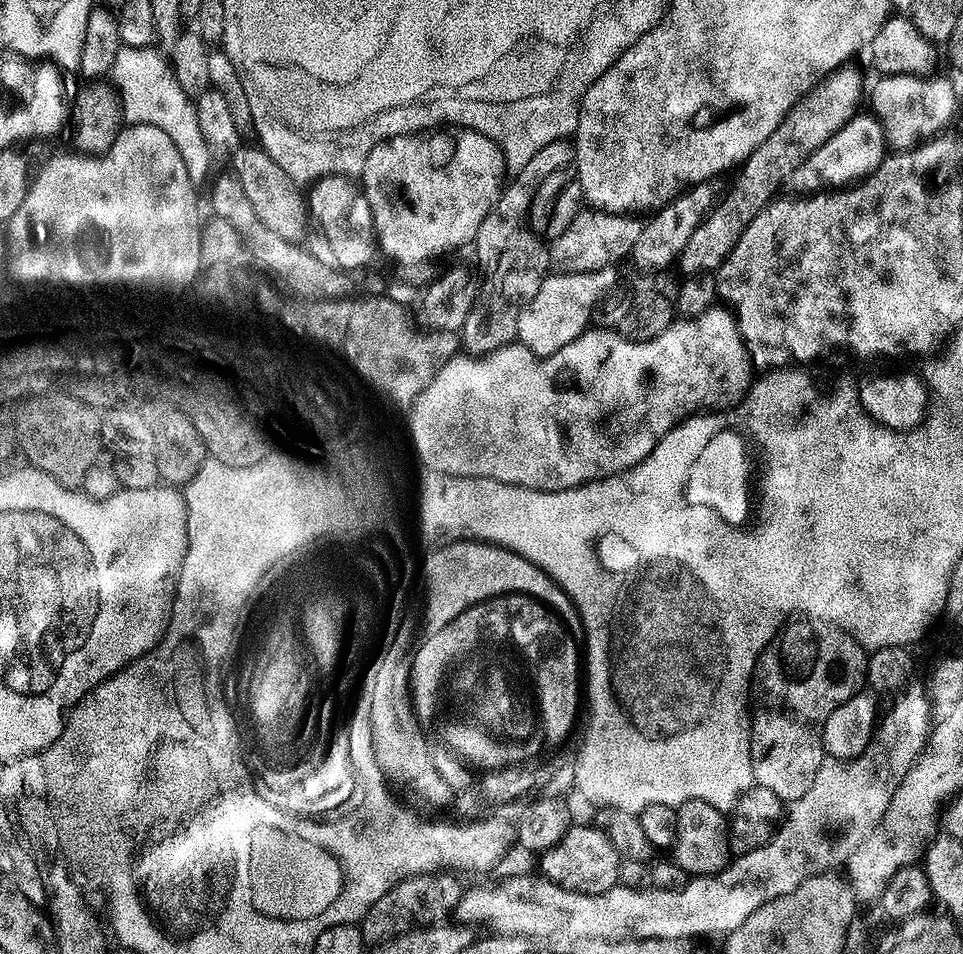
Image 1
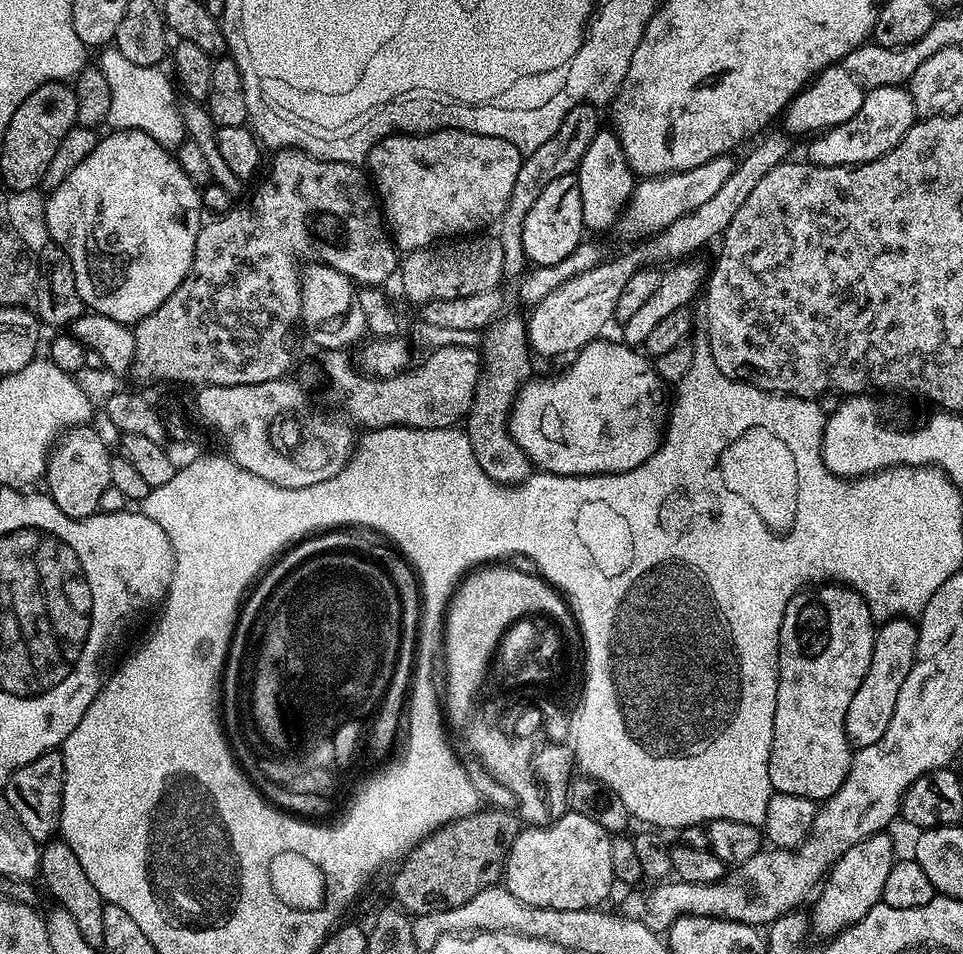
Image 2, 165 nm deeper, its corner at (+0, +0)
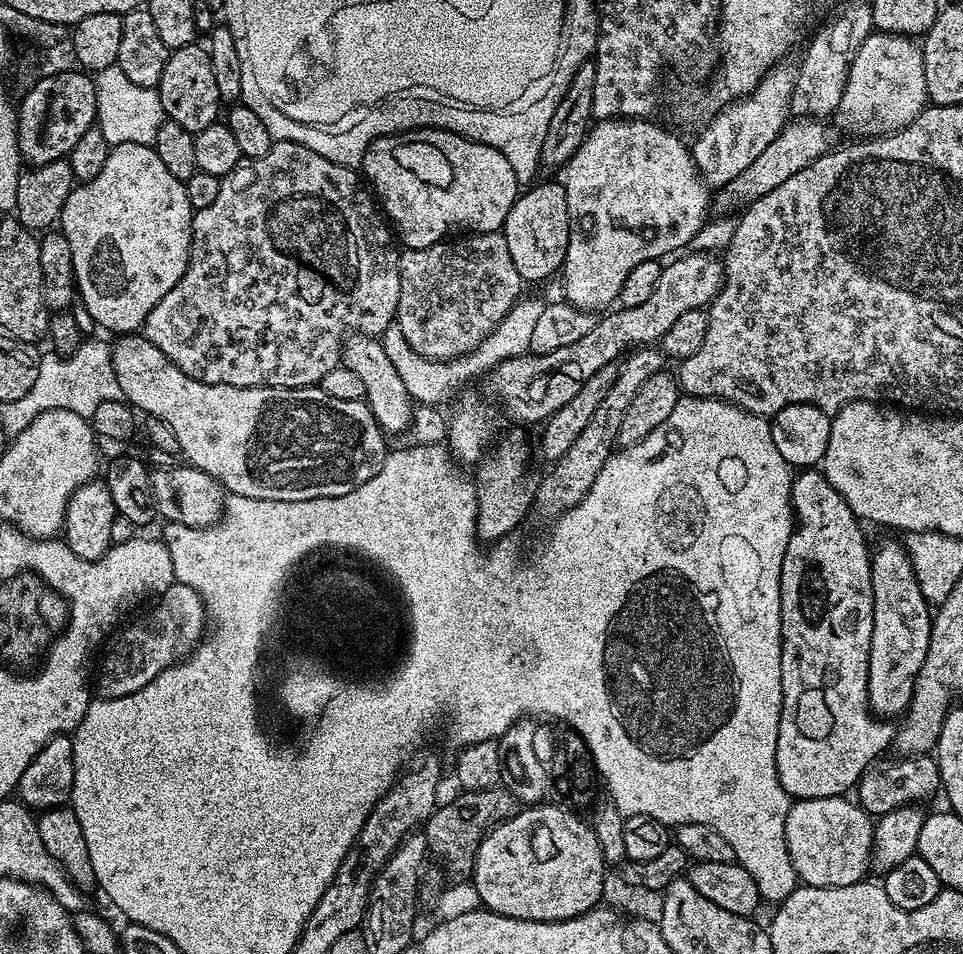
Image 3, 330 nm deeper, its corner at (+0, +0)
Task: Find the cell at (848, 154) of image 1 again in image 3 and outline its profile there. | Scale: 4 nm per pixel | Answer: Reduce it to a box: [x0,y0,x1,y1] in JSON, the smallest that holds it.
[834,31,928,138]

